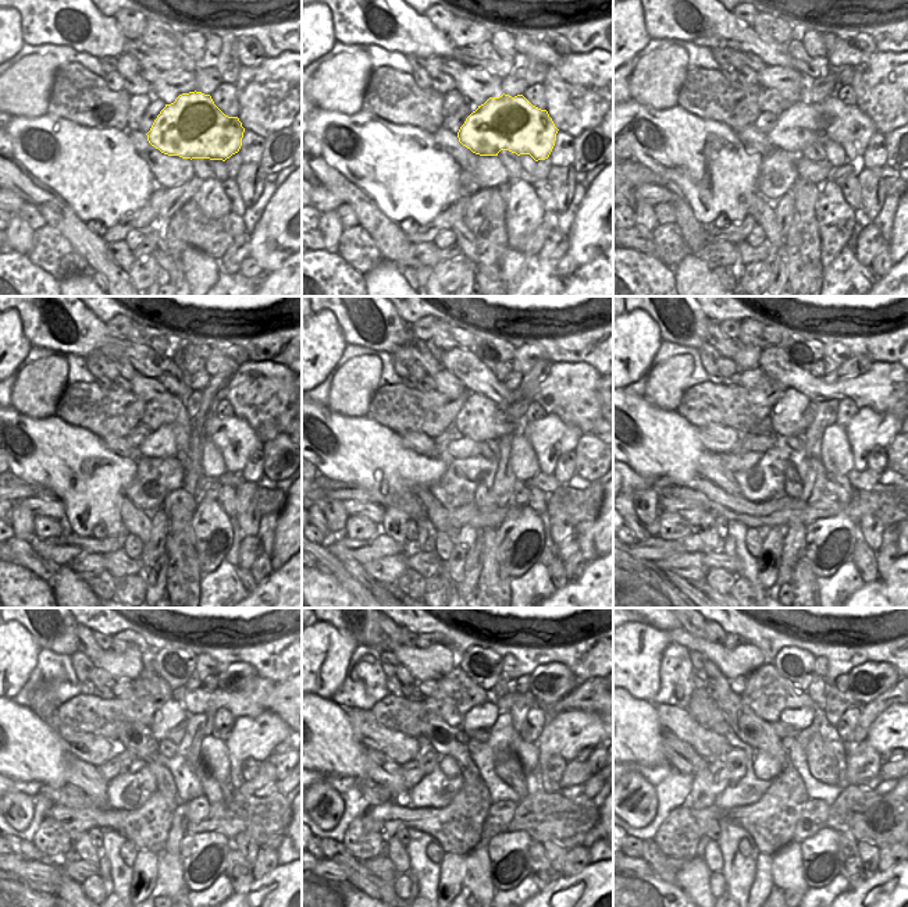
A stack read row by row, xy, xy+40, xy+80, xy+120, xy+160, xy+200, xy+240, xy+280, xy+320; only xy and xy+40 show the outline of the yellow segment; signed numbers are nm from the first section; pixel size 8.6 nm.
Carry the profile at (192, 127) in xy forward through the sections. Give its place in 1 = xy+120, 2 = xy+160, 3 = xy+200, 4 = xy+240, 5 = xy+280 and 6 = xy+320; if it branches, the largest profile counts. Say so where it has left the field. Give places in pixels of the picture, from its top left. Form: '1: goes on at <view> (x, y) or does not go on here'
1: goes on at xy+120 (234, 437)
2: goes on at xy+160 (549, 437)
3: goes on at xy+200 (868, 430)
4: goes on at xy+240 (252, 737)
5: goes on at xy+280 (569, 732)
6: goes on at xy+320 (896, 728)

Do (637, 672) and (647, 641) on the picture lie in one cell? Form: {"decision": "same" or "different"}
{"decision": "same"}

